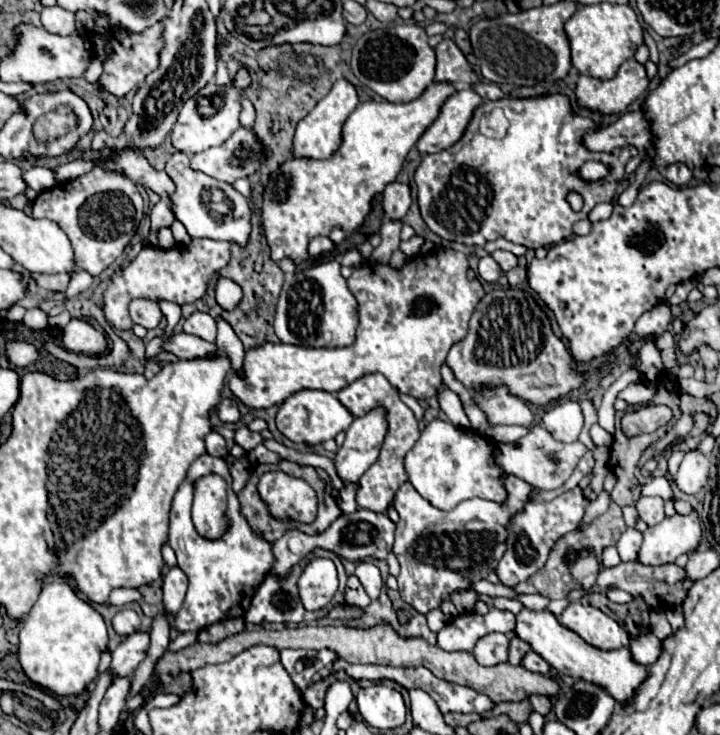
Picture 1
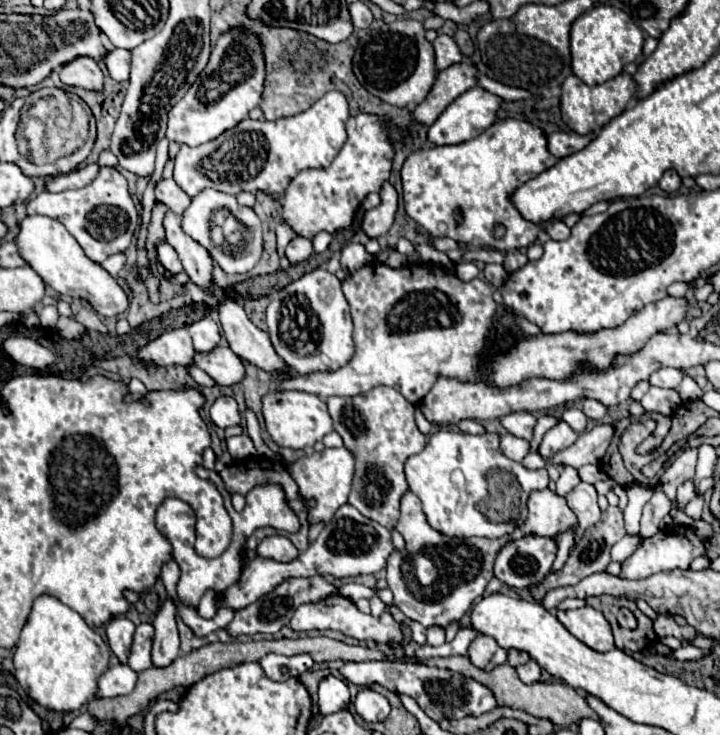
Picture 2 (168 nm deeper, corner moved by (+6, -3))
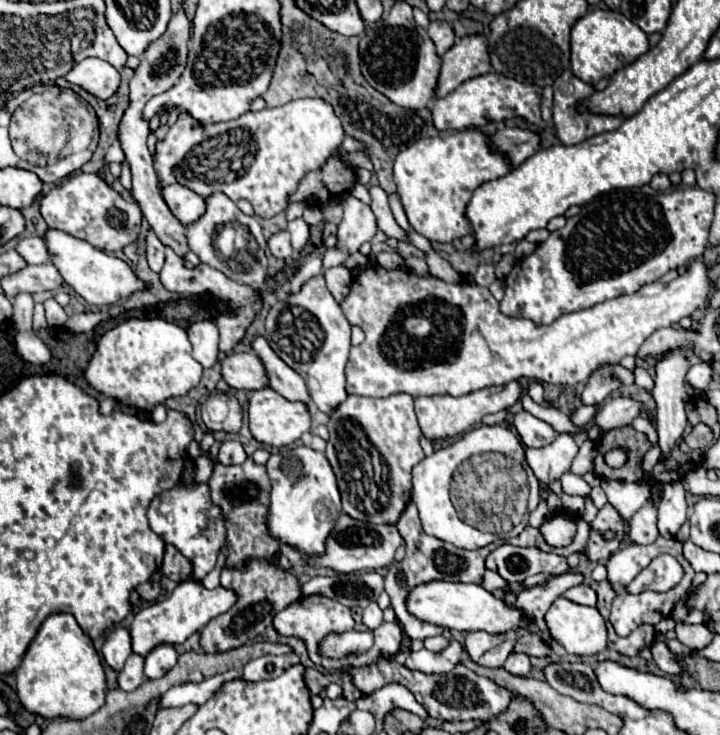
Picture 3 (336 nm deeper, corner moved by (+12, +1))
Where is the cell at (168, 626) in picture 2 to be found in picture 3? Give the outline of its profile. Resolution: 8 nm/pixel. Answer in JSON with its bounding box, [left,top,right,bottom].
[144,645,178,679]

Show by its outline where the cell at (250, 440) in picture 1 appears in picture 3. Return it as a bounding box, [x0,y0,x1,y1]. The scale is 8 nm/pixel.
[216,439,246,465]

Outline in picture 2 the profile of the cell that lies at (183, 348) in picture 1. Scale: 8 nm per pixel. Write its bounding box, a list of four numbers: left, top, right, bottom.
[194,347,244,385]

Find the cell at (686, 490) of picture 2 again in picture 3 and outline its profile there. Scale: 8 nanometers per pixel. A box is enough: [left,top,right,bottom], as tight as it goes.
[658,481,688,539]

